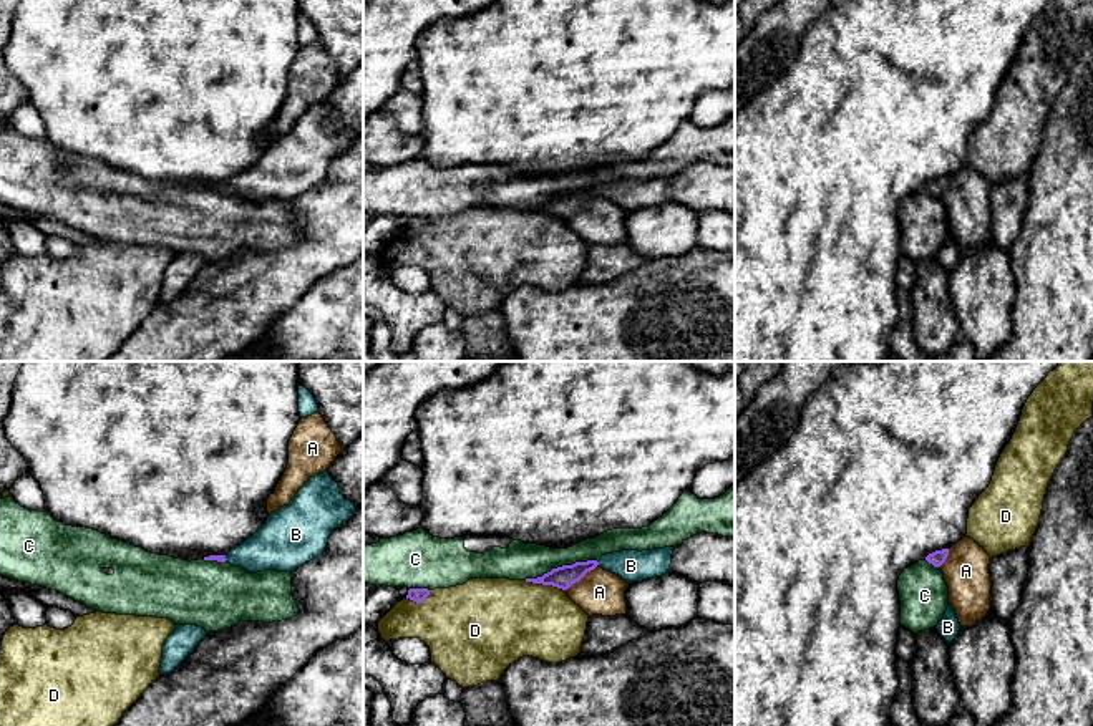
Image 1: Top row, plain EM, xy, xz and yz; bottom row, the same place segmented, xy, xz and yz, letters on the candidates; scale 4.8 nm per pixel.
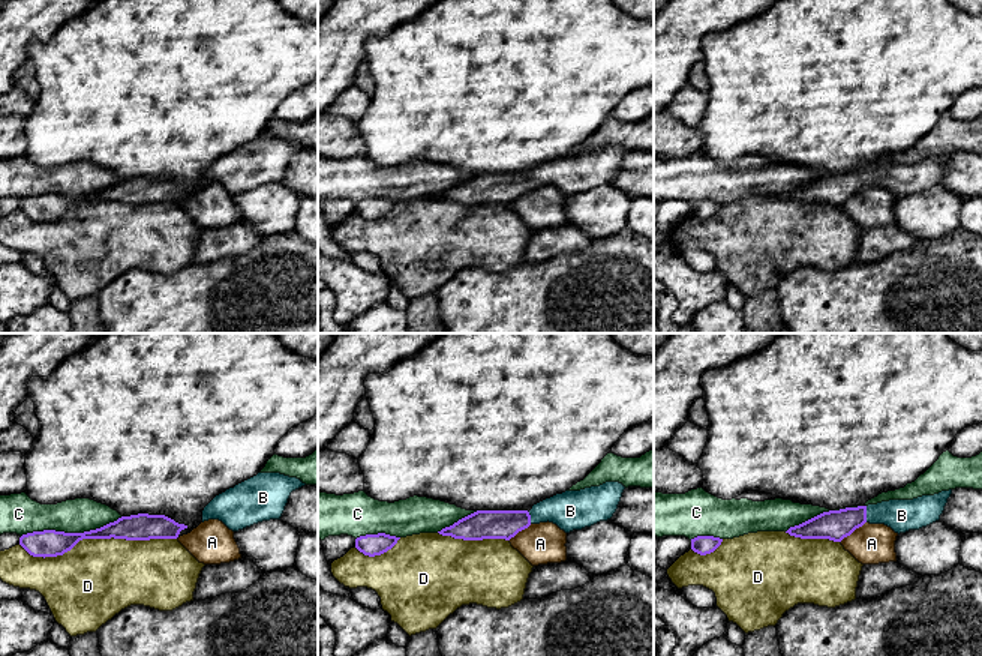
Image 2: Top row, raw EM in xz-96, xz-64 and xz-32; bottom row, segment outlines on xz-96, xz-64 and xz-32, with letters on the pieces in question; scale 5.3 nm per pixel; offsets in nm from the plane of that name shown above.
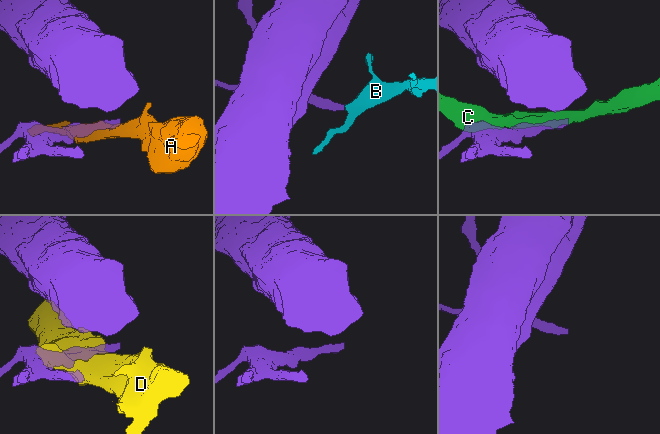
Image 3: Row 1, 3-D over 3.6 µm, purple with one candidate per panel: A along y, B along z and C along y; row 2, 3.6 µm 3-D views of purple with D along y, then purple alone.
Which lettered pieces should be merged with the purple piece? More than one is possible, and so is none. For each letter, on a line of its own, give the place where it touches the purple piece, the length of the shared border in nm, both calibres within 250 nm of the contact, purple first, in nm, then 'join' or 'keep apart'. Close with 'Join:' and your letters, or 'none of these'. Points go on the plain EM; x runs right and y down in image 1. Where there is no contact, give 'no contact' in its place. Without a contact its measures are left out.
A: meets purple in xz at (581, 206); contact 200 nm long; 110 nm thick on the purple side, 220 nm on the other; keep apart
B: meets purple in xy at (224, 186); contact 30 nm long; 30 nm thick on the purple side, 220 nm on the other; join
C: meets purple in xz at (563, 194); contact 380 nm long; 110 nm thick on the purple side, 180 nm on the other; keep apart
D: meets purple in xz at (544, 212); contact 200 nm long; 110 nm thick on the purple side, 380 nm on the other; keep apart
Join: B

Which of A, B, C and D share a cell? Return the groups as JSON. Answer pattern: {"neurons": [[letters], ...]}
{"neurons": [["A"], ["B"], ["C"], ["D"]]}

